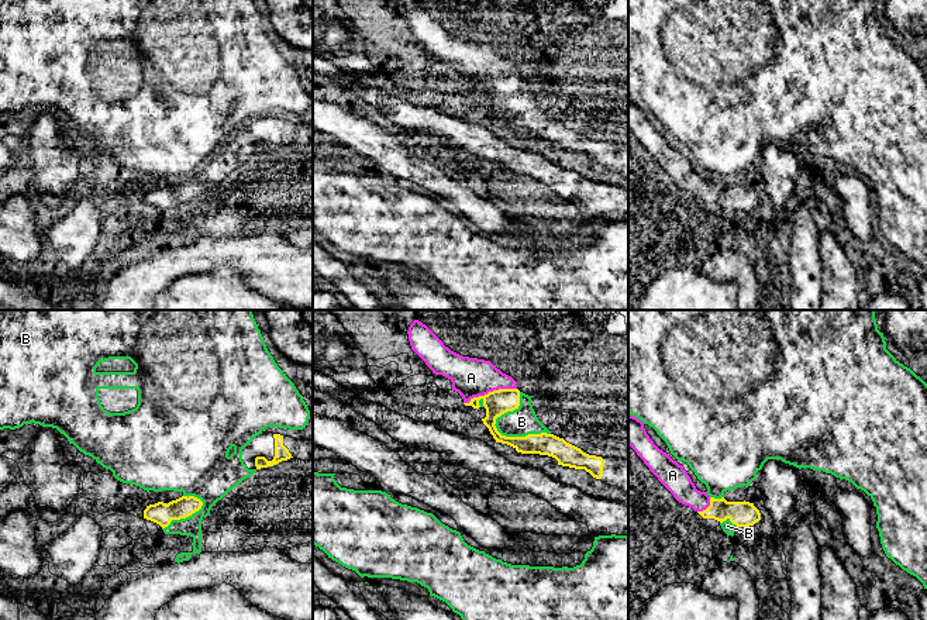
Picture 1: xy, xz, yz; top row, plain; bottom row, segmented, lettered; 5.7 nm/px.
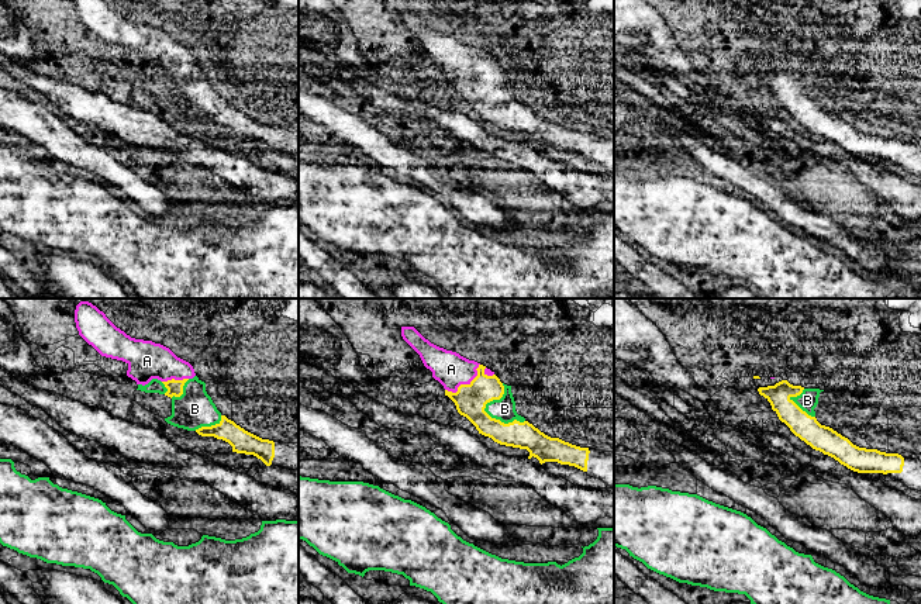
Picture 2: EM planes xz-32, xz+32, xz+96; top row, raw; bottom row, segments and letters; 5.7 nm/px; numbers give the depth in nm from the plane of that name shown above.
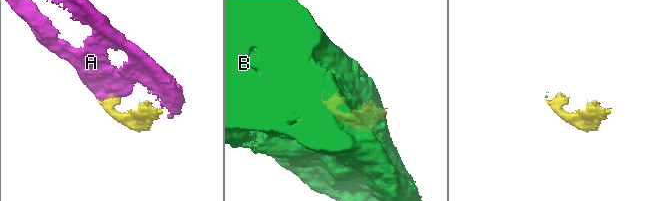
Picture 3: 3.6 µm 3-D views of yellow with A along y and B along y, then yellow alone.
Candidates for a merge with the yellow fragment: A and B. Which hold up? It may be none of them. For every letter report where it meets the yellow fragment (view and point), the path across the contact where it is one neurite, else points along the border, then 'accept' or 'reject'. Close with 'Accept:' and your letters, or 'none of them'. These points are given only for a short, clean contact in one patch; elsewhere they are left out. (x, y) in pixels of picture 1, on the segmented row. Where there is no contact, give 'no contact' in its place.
A: meets yellow in xz at (489, 392); runs through xz (498, 402), (489, 392), (476, 379), (471, 378); accept
B: meets yellow in xz at (521, 437); reject
Accept: A

